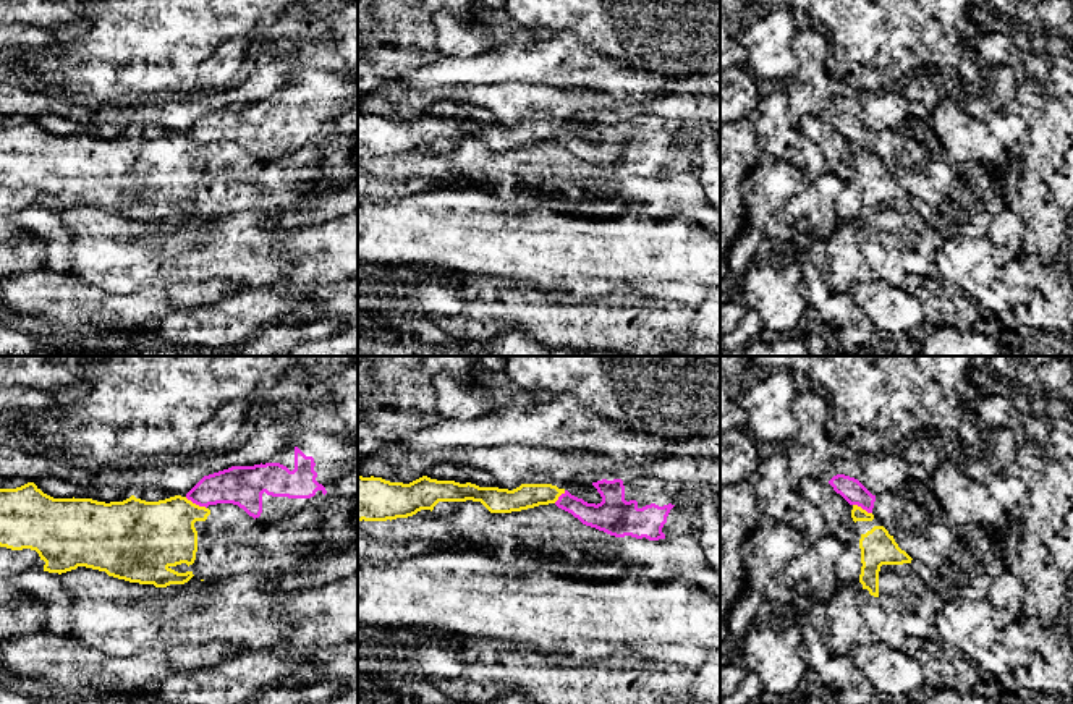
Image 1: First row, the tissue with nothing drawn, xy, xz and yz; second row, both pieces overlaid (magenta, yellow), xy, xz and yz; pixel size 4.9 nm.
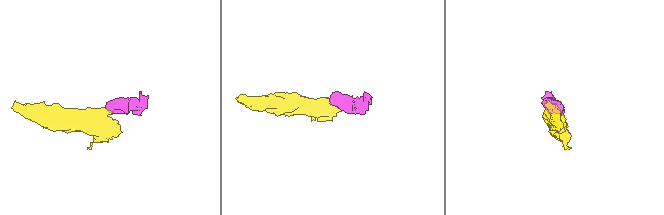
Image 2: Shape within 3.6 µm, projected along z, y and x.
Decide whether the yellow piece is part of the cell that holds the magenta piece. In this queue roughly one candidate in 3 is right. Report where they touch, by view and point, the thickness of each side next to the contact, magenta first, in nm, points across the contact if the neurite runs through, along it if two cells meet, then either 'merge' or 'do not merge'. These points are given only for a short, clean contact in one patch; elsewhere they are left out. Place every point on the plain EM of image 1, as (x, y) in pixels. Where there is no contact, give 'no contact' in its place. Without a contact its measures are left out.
xy (196, 141) | 200/340 nm | along xy (185, 135), (206, 146) | do not merge

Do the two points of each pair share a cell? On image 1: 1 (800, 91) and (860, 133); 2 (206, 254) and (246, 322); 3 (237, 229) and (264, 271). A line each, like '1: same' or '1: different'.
1: same
2: different
3: same

